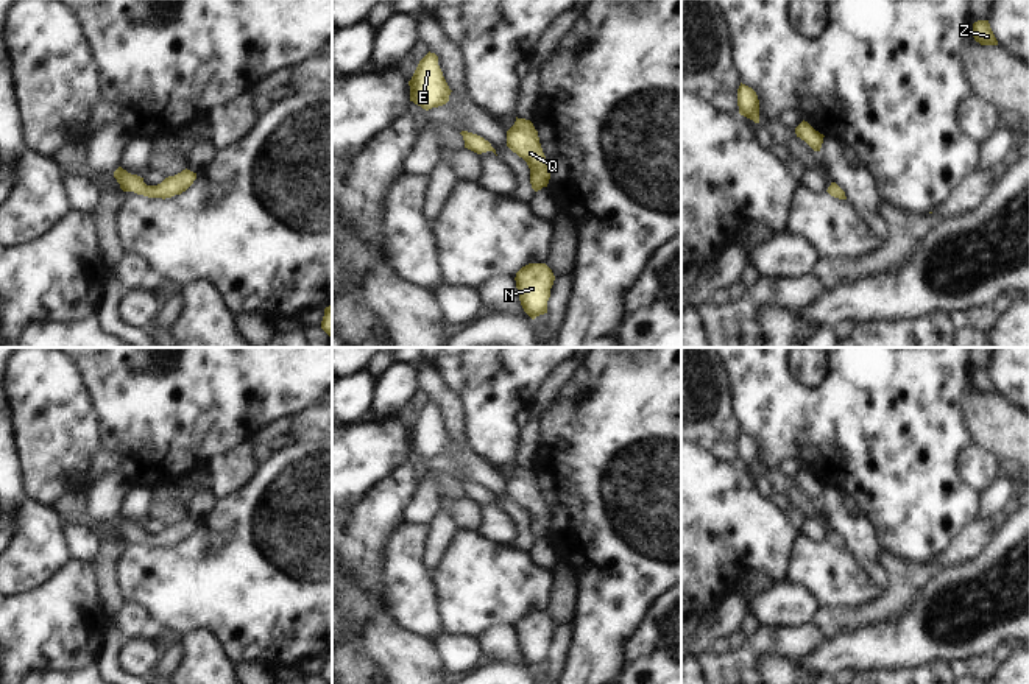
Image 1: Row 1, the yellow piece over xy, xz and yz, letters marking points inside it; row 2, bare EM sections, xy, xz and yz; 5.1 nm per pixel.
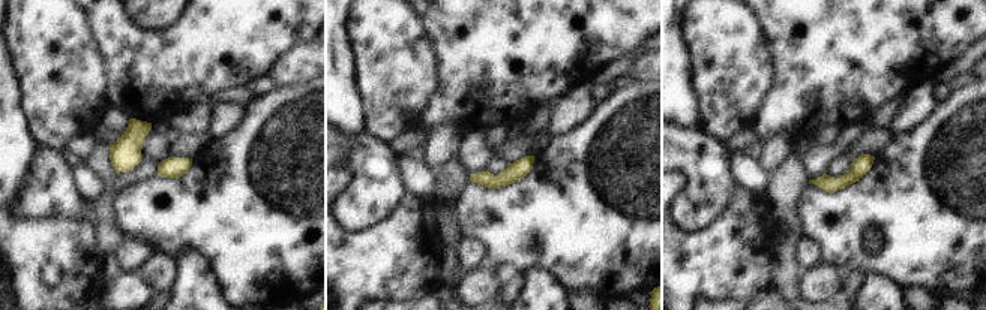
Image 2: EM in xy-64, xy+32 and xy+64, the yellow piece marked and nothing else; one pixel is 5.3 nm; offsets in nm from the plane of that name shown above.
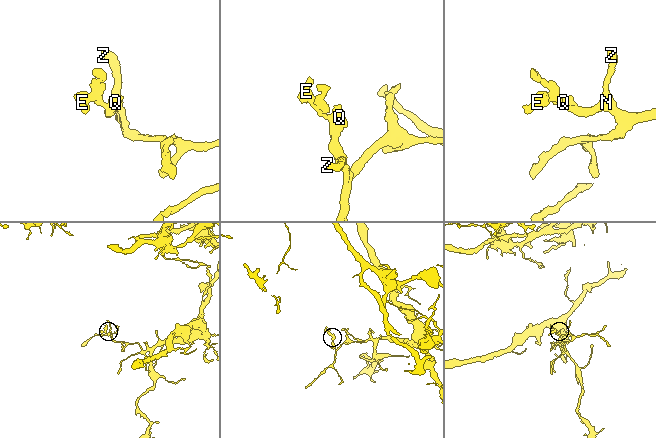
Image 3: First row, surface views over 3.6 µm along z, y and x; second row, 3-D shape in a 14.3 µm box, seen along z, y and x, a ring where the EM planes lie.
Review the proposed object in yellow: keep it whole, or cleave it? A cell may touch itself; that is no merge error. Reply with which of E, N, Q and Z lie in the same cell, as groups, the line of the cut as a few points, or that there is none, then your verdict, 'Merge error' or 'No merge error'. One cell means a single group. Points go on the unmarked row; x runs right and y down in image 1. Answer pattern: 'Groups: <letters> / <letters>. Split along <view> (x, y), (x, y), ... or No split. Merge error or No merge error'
Groups: E N Q Z. No split. No merge error

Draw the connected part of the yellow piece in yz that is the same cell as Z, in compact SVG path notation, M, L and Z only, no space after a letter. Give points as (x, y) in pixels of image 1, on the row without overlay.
M978 369L973 372L973 386L981 394L998 394L988 369Z

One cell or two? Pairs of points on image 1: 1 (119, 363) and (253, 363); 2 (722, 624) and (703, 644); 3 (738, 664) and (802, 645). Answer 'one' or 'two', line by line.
1: one
2: one
3: one

